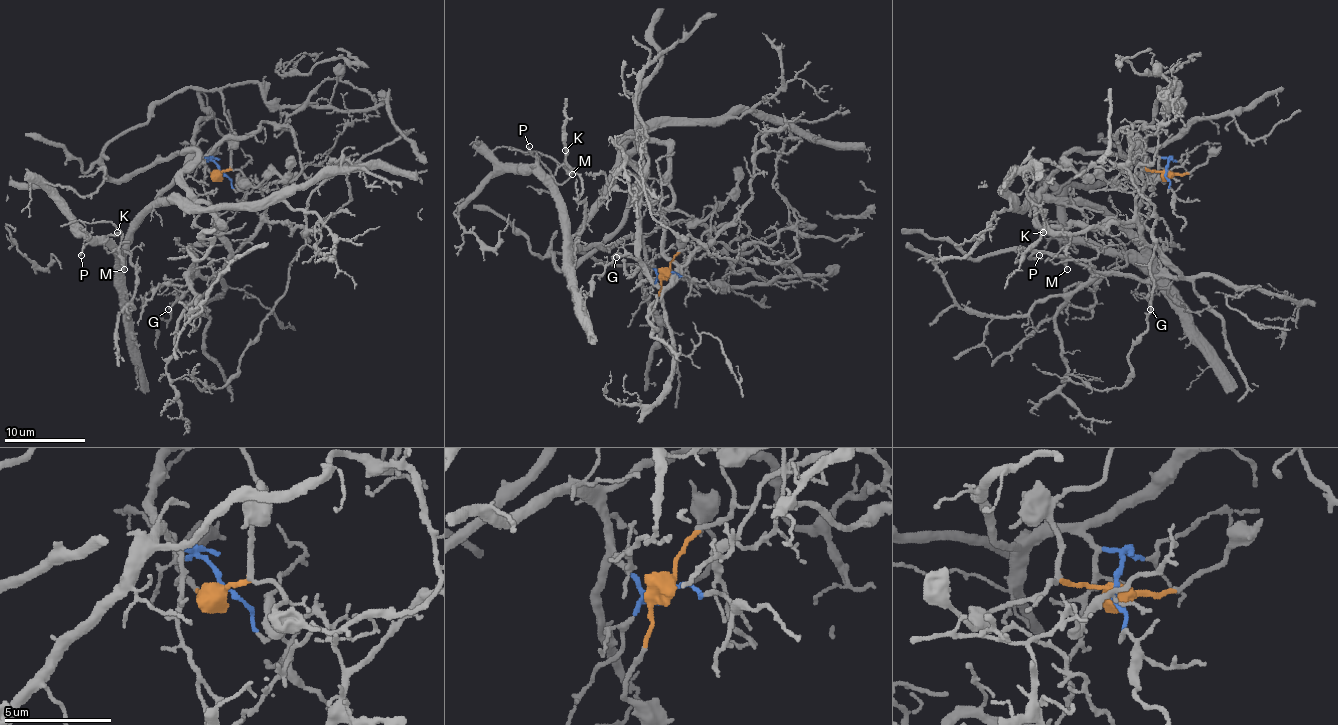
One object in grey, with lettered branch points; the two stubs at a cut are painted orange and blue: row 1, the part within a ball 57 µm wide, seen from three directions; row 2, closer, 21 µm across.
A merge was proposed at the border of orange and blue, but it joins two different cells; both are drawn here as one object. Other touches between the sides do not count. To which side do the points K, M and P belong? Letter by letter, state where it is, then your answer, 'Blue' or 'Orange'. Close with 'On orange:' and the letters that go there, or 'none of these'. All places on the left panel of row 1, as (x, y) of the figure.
K: Place: (117, 232). Blue
M: Place: (124, 269). Blue
P: Place: (81, 255). Blue
On orange: none of these

